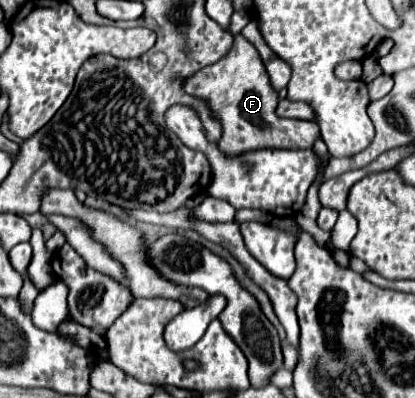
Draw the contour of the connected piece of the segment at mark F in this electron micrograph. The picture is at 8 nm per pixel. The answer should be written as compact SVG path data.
M241 33L235 35L235 47L231 49L231 53L227 53L227 57L183 79L183 89L195 97L203 97L209 101L211 109L223 123L223 137L219 141L219 147L227 155L263 147L311 149L321 135L315 121L277 117L275 105L279 93L271 87L269 75L257 49L247 39L243 39Z

